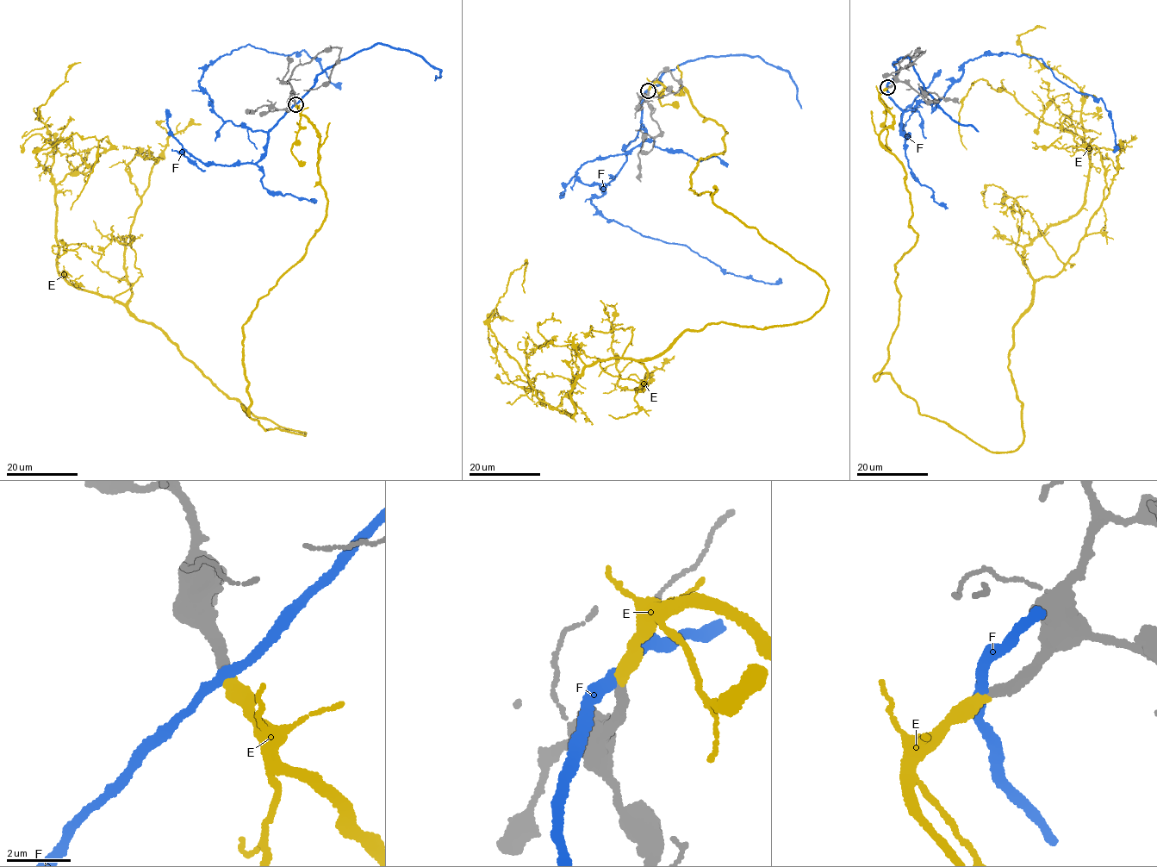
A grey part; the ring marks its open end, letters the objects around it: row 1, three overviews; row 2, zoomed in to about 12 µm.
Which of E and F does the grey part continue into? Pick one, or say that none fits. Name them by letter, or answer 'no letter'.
E

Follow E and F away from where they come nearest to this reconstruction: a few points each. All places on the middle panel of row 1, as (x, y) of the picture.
E: (648, 90), (728, 133), (689, 189), (825, 302), (600, 360), (571, 416), (490, 328), (525, 262), (524, 292)
F: (648, 90), (626, 159), (591, 202), (608, 220), (684, 244), (723, 270), (771, 283), (780, 278)

